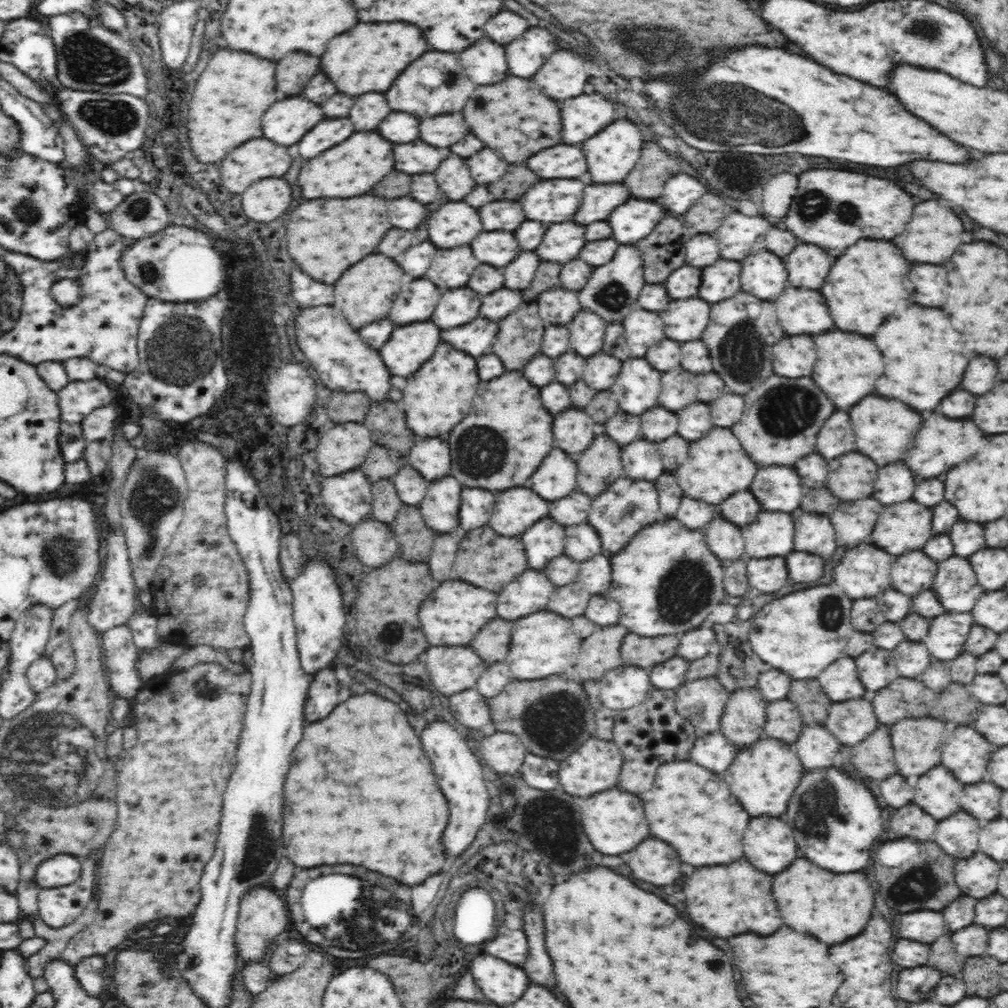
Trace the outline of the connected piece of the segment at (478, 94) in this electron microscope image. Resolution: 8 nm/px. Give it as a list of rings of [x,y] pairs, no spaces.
[[[510,76],[494,86],[478,86],[462,112],[472,134],[508,162],[524,162],[544,148],[562,144],[558,104],[526,78]]]

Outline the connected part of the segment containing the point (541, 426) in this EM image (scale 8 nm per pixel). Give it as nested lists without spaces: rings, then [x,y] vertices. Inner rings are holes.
[[[506,372],[492,382],[478,384],[472,410],[454,426],[448,444],[454,460],[450,476],[458,478],[460,484],[490,492],[522,486],[554,448],[552,416],[542,406],[540,388],[532,386],[520,372]]]

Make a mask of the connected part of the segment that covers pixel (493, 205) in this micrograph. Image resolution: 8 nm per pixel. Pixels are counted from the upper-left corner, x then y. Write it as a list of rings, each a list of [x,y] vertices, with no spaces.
[[[490,202],[480,208],[482,226],[486,232],[510,230],[514,232],[526,218],[518,202]]]

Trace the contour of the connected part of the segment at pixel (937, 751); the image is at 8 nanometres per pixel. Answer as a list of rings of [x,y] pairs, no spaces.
[[[906,718],[890,728],[894,758],[902,776],[922,776],[940,764],[942,742],[946,742],[946,724],[938,718]]]

